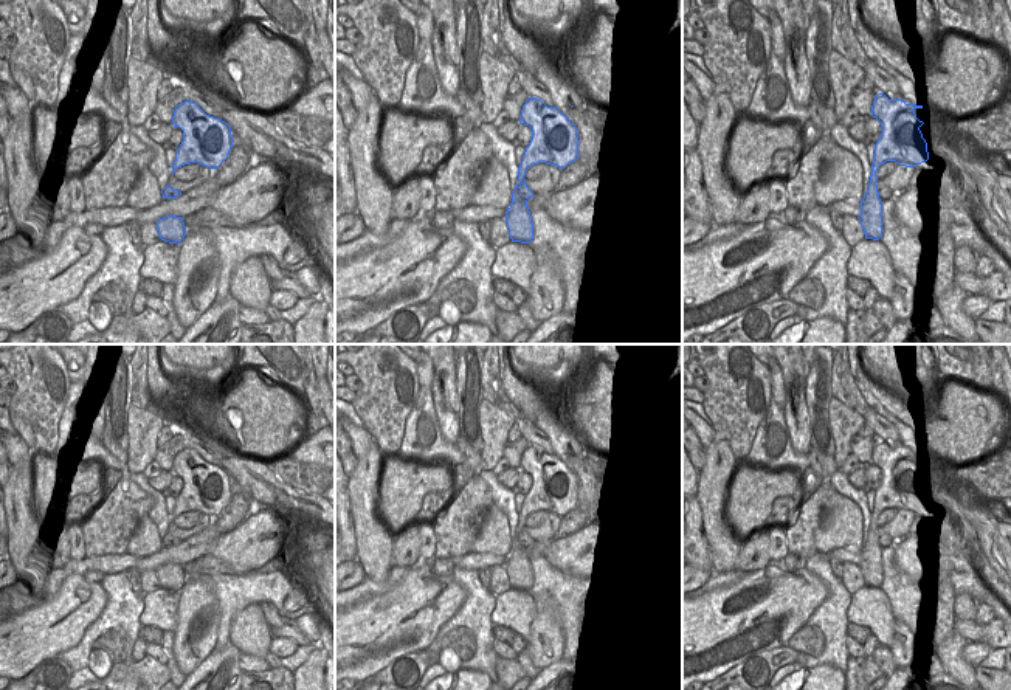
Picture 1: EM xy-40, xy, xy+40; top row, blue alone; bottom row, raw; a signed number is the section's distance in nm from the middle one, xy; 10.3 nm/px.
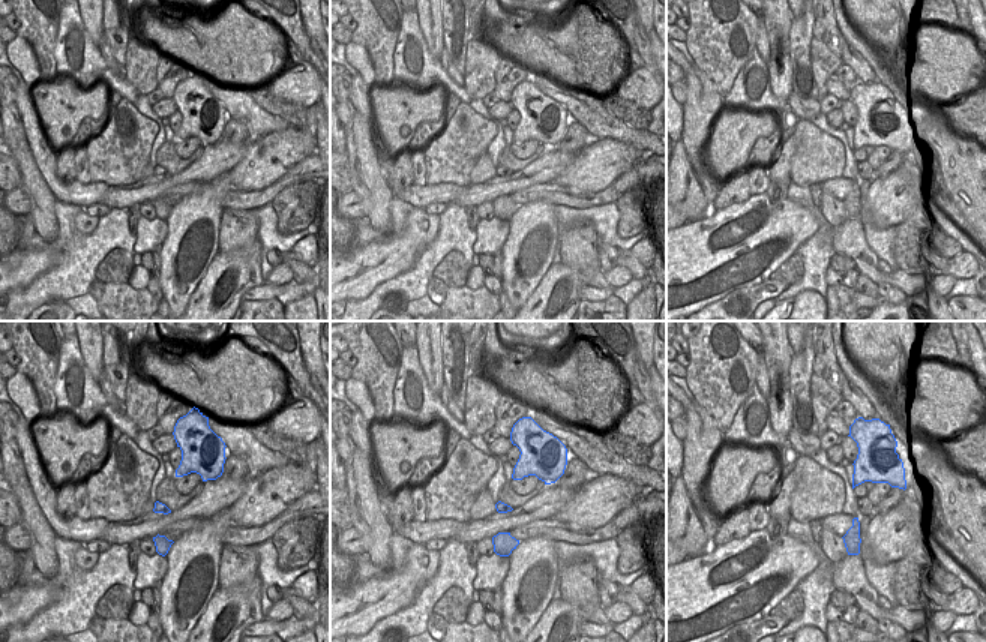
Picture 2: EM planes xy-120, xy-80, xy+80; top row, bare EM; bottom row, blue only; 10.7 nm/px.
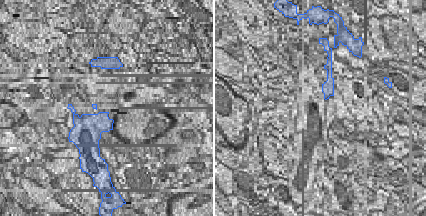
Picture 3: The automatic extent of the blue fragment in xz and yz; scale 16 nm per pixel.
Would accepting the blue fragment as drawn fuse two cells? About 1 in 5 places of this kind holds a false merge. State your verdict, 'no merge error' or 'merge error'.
no merge error

